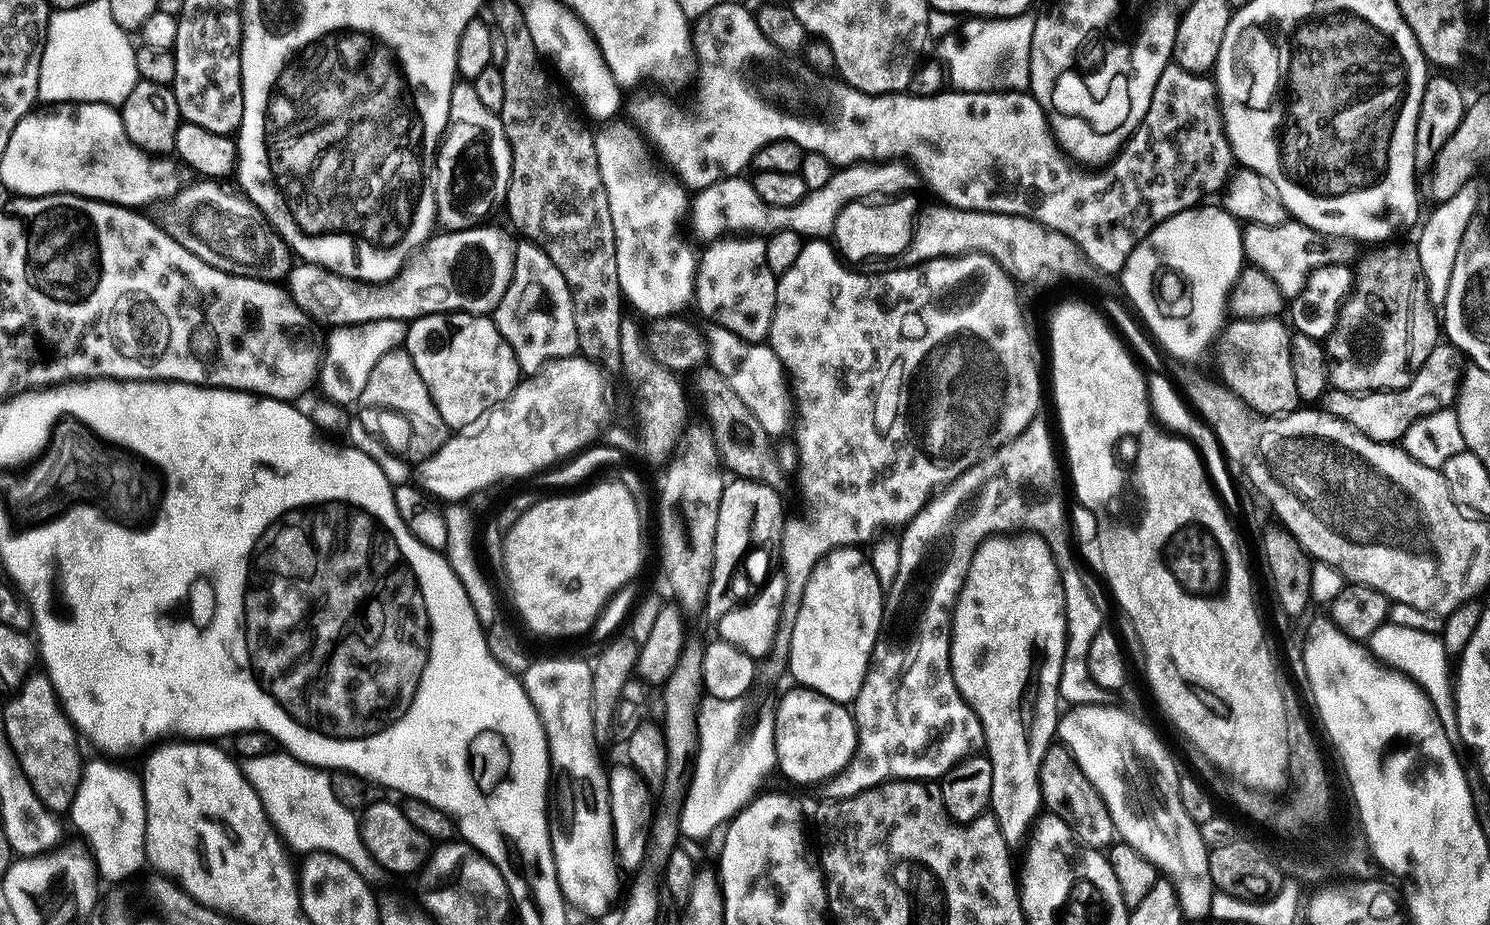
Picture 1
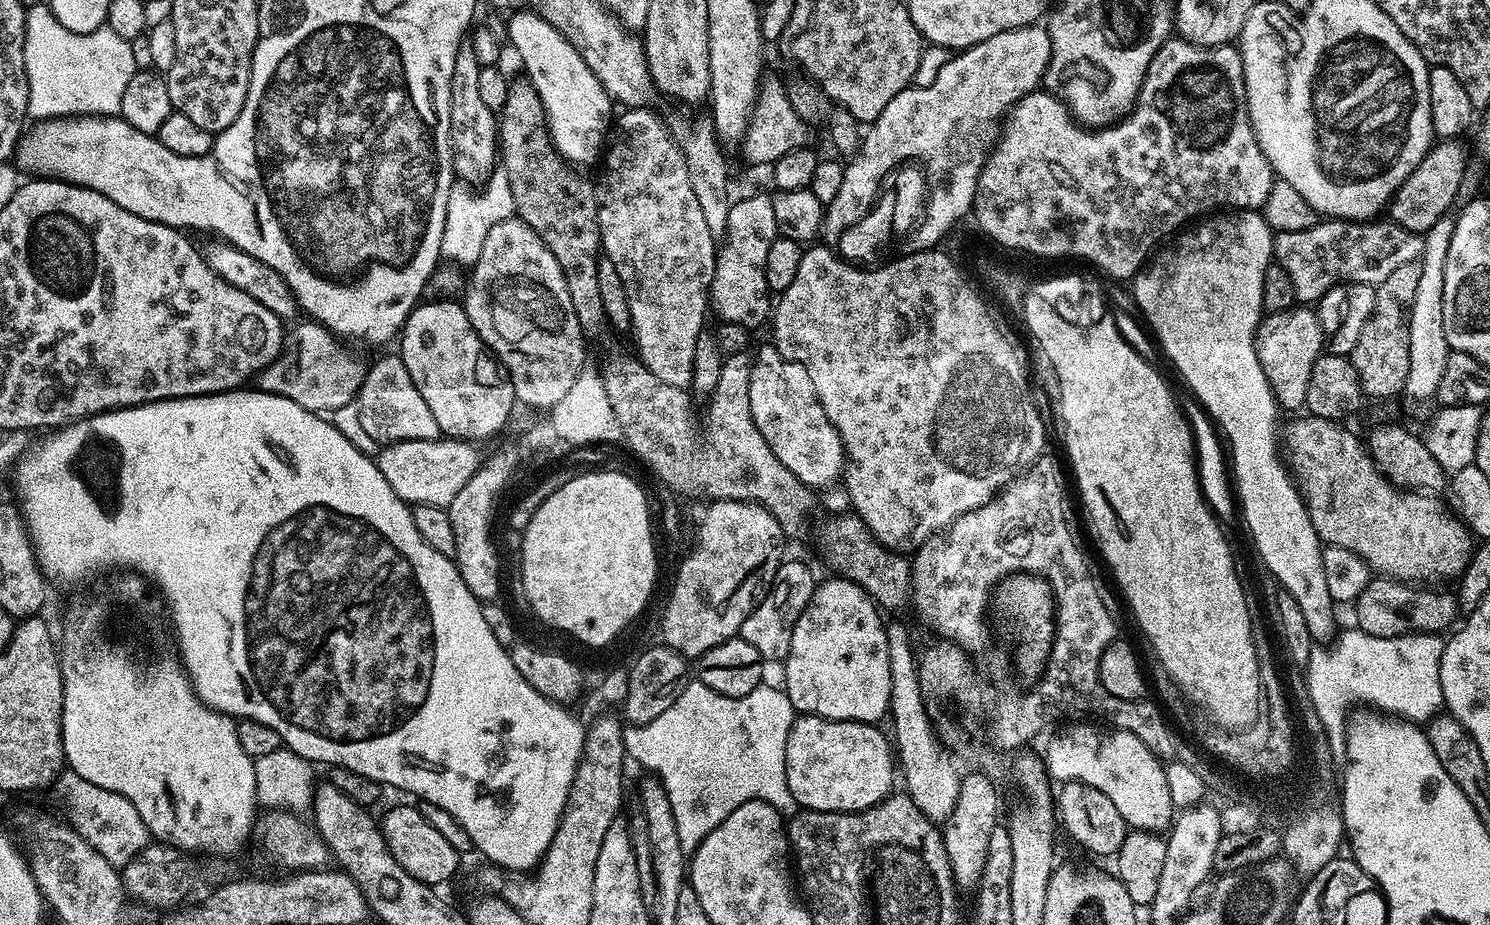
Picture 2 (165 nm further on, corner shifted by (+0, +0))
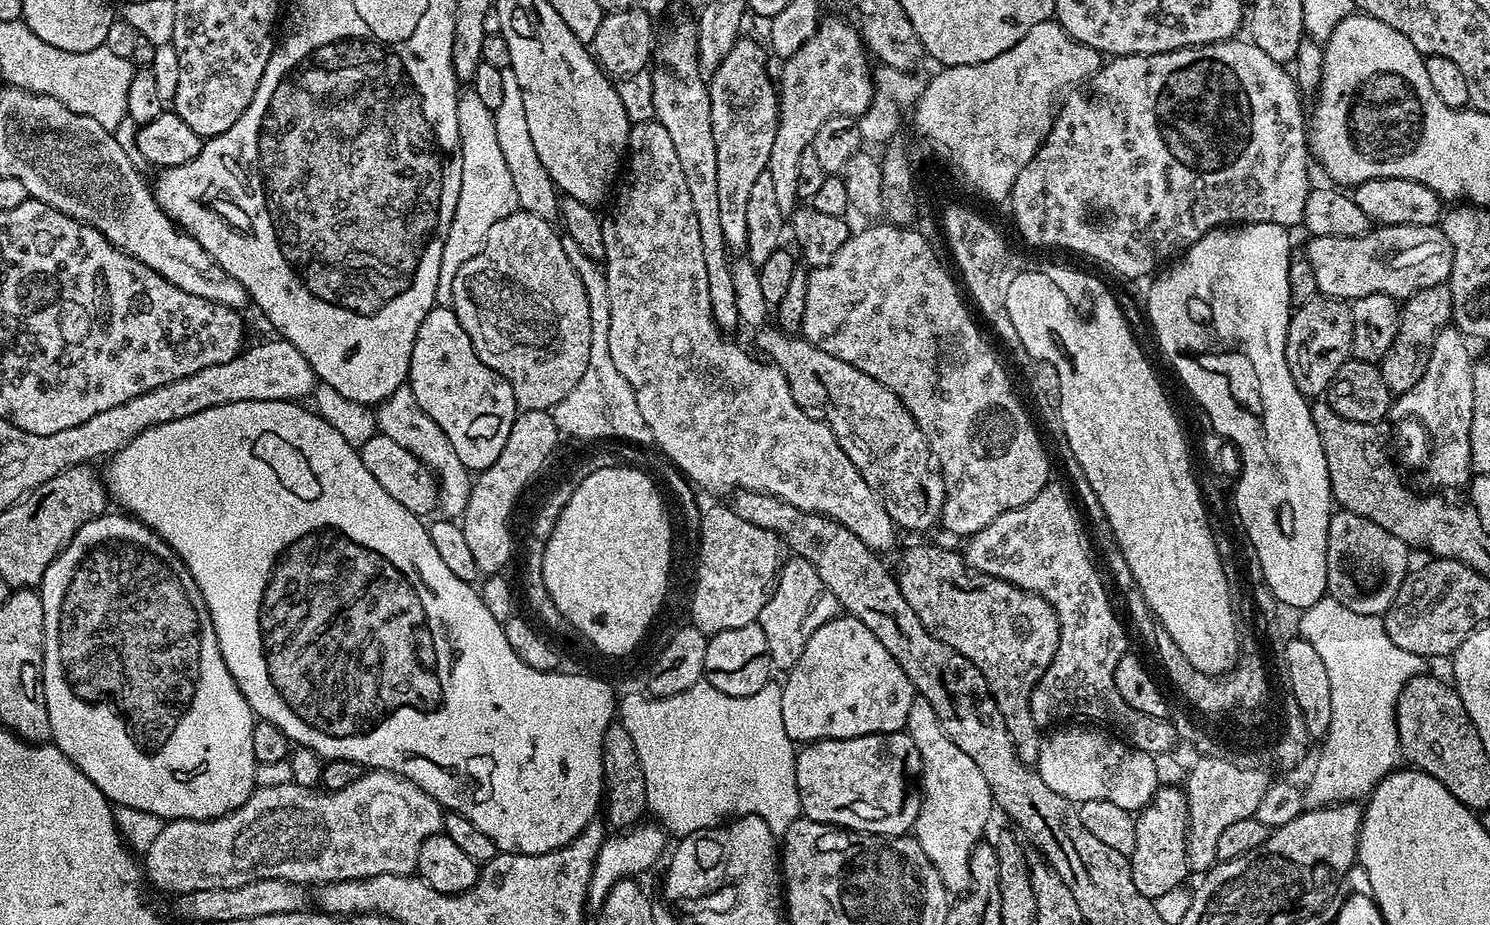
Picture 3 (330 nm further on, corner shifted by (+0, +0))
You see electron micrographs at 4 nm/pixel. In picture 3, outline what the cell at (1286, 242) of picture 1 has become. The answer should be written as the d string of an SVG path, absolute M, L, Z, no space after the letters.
M1381 224L1358 238L1314 236L1307 242L1306 255L1314 269L1317 293L1345 302L1375 292L1403 302L1418 290L1447 284L1454 262L1444 229L1436 224Z

